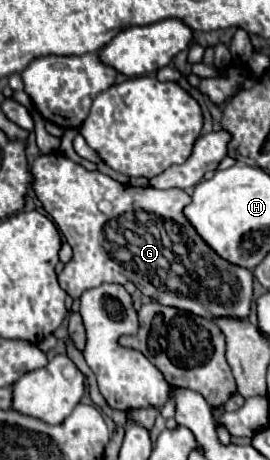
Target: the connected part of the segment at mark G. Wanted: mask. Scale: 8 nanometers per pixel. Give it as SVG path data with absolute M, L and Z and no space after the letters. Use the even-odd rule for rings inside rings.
M60 152L38 156L30 168L30 174L34 178L32 190L36 198L42 202L48 216L54 220L60 234L72 246L74 256L70 262L64 264L58 282L60 288L74 300L78 300L84 290L100 286L104 282L132 282L142 294L154 298L158 304L206 316L208 320L214 320L218 316L248 316L254 282L252 272L234 264L226 264L226 260L222 260L218 254L214 254L214 250L202 244L202 238L182 216L182 208L192 200L184 190L158 190L152 186L134 188L128 184L120 184L98 170L88 172Z

